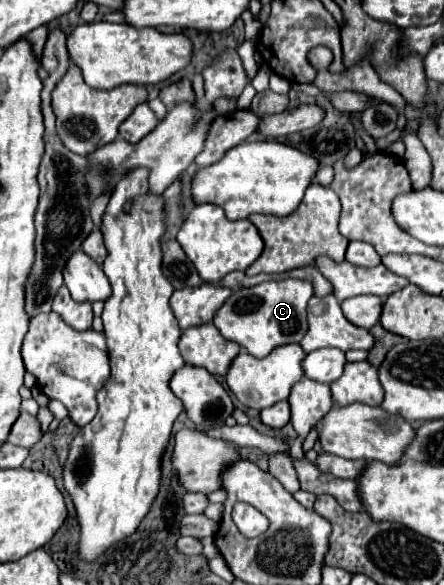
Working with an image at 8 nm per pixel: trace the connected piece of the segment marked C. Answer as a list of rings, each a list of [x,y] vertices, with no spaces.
[[[280,279],[240,289],[216,313],[214,325],[226,337],[236,341],[254,357],[266,357],[272,349],[286,343],[300,343],[308,331],[306,305],[312,297],[312,285],[304,279]]]

